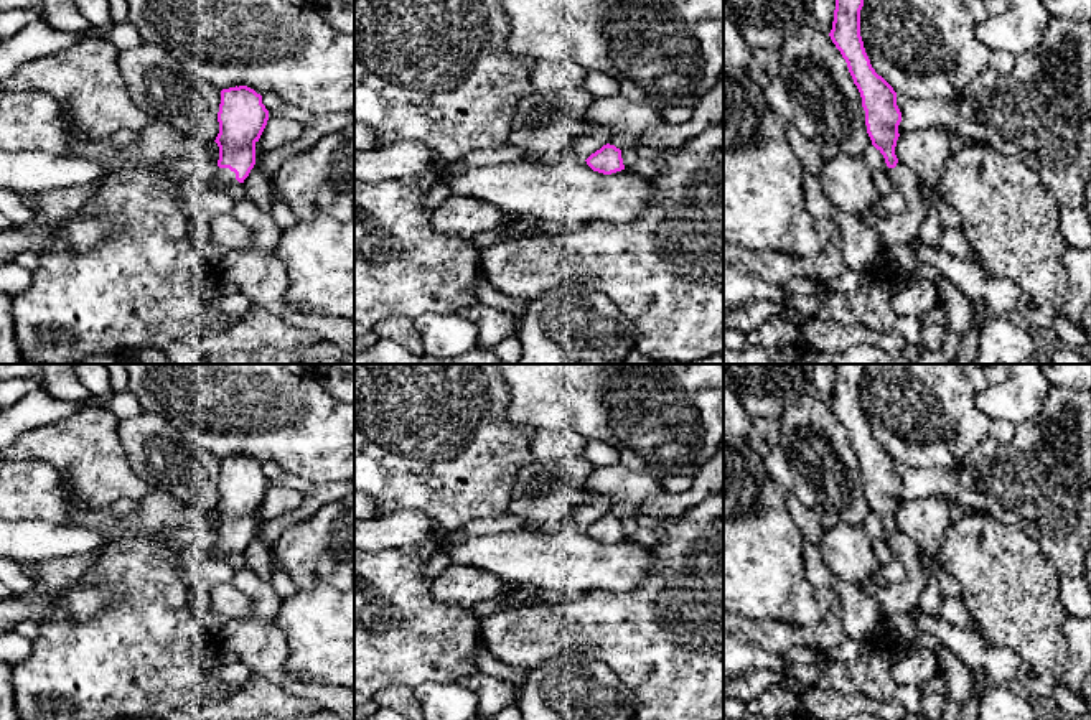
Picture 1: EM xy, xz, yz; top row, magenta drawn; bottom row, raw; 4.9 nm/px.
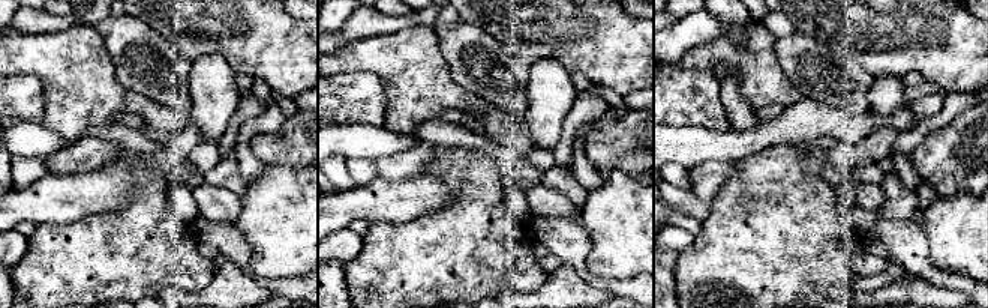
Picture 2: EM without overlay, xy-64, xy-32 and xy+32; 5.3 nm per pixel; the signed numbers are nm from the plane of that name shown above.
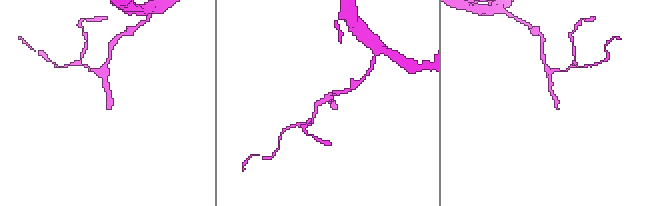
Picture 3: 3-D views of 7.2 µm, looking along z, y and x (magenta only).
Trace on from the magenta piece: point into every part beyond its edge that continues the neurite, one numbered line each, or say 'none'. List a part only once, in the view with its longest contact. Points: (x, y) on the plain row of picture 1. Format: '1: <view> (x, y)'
1: xy (221, 546)

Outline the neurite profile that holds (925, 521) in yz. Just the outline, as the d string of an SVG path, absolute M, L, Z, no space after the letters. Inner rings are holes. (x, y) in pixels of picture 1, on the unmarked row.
M925 498L898 506L895 524L906 534L934 565L943 596L961 598L959 587L939 563L939 549L951 526L951 504L943 498Z

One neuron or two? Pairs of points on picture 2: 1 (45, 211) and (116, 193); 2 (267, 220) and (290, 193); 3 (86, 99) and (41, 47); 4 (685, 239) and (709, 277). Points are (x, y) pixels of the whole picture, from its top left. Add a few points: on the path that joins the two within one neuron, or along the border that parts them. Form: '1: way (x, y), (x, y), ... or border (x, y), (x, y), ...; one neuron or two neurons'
1: way (63, 199), (98, 193); one neuron
2: way (273, 214), (287, 199); one neuron
3: way (80, 86), (54, 60); one neuron
4: border (694, 236), (694, 241), (678, 256); two neurons

